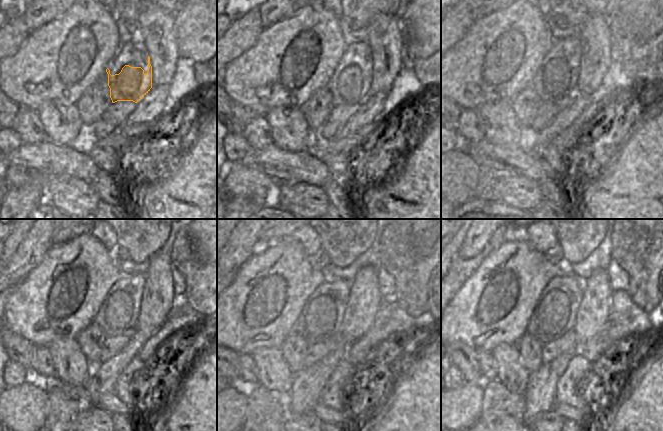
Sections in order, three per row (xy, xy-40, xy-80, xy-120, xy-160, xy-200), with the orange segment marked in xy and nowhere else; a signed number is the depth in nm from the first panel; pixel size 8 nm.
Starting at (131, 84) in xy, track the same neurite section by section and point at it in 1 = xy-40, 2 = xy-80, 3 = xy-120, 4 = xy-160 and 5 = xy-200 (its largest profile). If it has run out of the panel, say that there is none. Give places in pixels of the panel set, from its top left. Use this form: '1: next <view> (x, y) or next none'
1: next xy-40 (352, 87)
2: next xy-80 (564, 89)
3: next xy-120 (115, 316)
4: next xy-160 (327, 315)
5: next xy-200 (554, 314)

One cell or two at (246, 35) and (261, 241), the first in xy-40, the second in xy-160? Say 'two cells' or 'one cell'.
one cell

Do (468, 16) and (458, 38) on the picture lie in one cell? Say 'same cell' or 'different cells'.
same cell

